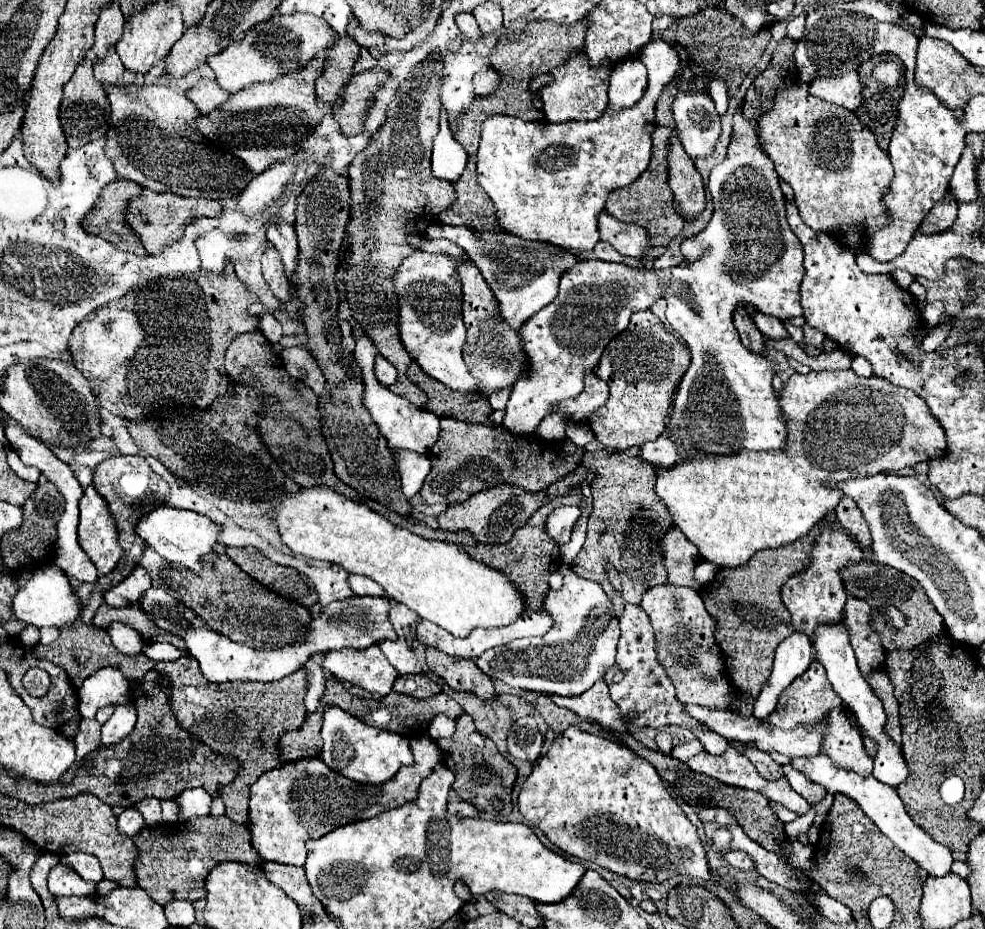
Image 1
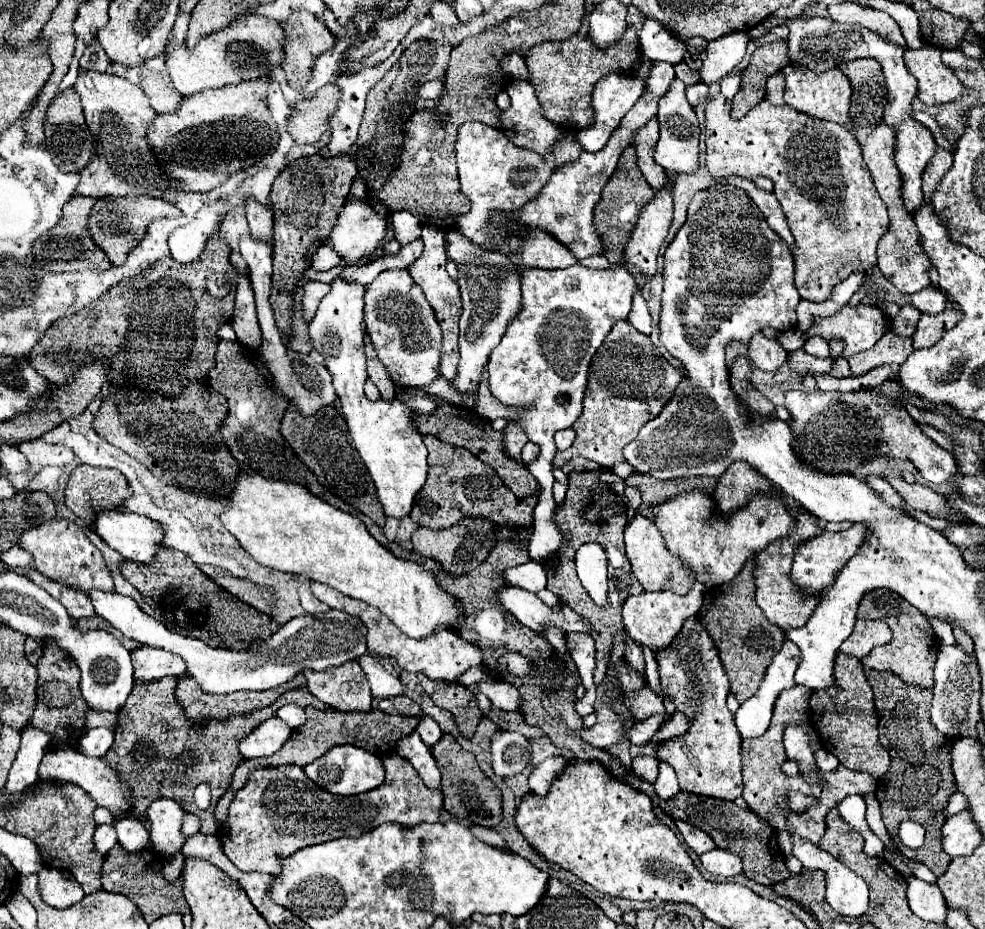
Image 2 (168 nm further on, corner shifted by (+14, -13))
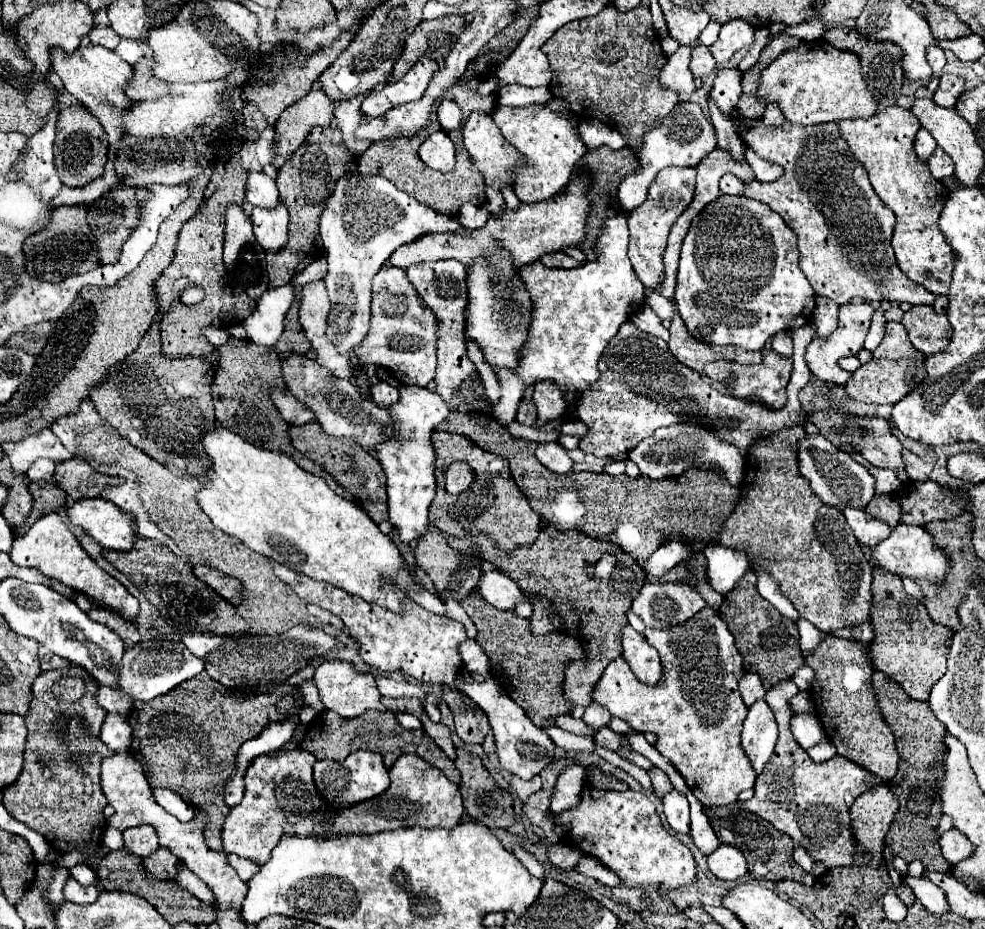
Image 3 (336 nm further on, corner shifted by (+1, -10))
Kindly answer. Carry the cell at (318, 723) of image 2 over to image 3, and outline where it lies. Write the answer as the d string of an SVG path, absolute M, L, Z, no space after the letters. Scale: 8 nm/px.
M324 711L324 713L320 713L308 725L308 739L304 741L302 747L308 749L308 751L312 751L316 755L316 759L346 759L350 753L354 753L358 749L374 751L374 753L380 753L382 755L386 769L390 769L400 755L416 753L416 755L424 757L426 761L430 761L434 767L438 767L452 783L460 785L460 773L458 773L458 769L438 749L438 745L422 729L414 729L414 731L402 729L396 723L394 713L390 713L390 711L384 711L384 713L382 711L368 711L368 713L364 713L360 717L354 717L354 719L340 717L334 711Z

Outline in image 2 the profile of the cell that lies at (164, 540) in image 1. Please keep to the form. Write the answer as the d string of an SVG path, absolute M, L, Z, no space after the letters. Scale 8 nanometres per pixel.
M99 512L93 530L113 550L133 562L151 564L157 550L163 548L161 540L165 536L165 526L133 512Z

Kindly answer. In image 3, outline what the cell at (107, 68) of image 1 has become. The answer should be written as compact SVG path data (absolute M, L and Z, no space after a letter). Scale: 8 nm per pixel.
M94 27L90 33L88 33L88 37L90 37L90 41L94 43L94 45L102 45L102 47L106 47L106 49L116 49L116 45L118 45L118 41L120 41L120 37L114 33L114 29L110 29L110 27Z

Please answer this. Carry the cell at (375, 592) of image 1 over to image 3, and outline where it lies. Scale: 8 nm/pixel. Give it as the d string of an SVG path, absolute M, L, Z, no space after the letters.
M272 563L272 569L276 577L280 577L280 581L290 585L304 603L312 603L322 609L328 609L330 613L334 613L344 621L350 637L358 645L358 655L366 665L382 673L404 671L418 681L432 685L448 685L448 687L452 685L454 677L462 671L458 645L460 641L466 639L466 629L460 621L434 615L424 607L420 607L418 603L414 603L412 599L404 599L402 609L394 613L378 603L368 603L358 595L350 595L330 583L316 581L308 575L290 571L280 563Z

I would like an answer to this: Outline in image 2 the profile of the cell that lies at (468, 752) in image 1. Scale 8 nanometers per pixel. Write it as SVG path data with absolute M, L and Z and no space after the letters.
M443 734L443 738L433 746L433 756L441 770L441 790L443 790L443 808L461 822L479 824L485 828L495 828L501 818L501 790L481 772L477 760L471 752L463 750L453 736Z

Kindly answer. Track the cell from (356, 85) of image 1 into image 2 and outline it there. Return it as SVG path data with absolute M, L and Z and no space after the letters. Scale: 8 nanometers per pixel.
M327 84L317 92L317 96L295 104L295 112L289 124L289 132L295 138L295 146L287 154L289 160L317 154L329 144L329 118L335 114L339 98L341 88L337 84Z

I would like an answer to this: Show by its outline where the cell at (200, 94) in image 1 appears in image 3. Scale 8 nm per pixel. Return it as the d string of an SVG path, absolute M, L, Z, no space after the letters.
M142 57L140 61L136 61L132 65L134 75L124 87L124 93L132 101L152 101L152 99L168 93L168 83L156 79L152 75L152 67L154 67L154 63L150 57Z

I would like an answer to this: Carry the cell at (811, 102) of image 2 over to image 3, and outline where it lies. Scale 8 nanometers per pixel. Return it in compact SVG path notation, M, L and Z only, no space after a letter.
M824 39L802 41L796 49L776 57L760 73L756 97L766 105L774 103L790 123L798 125L818 125L852 117L868 119L876 113L876 99L860 73L860 59L850 51L836 49Z

